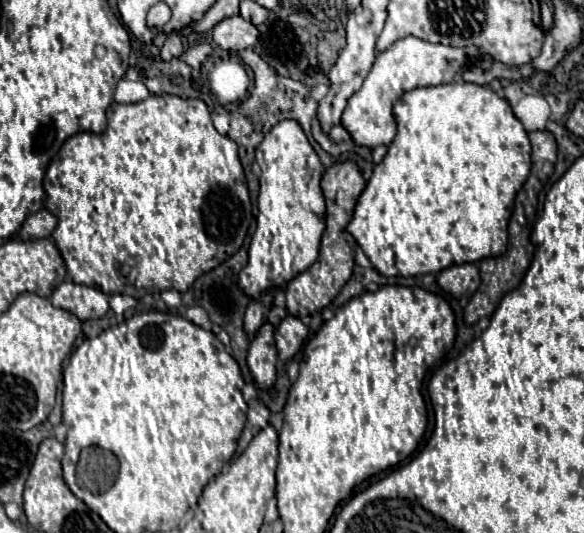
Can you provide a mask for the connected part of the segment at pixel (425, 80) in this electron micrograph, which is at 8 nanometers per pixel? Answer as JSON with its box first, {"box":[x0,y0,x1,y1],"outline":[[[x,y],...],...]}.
{"box":[341,37,477,147],"outline":[[[405,37],[395,41],[389,49],[381,51],[363,83],[363,87],[349,97],[349,103],[341,115],[341,125],[347,129],[355,145],[359,147],[381,147],[389,145],[395,137],[395,119],[391,115],[393,103],[407,91],[427,85],[441,85],[447,81],[453,81],[459,73],[459,69],[469,61],[477,57],[477,51],[427,43],[415,37]]]}

